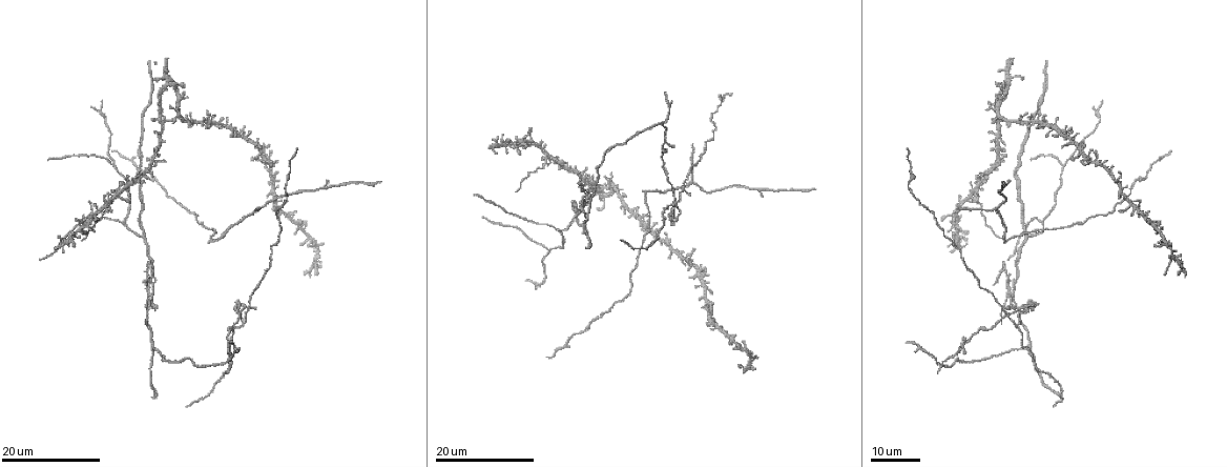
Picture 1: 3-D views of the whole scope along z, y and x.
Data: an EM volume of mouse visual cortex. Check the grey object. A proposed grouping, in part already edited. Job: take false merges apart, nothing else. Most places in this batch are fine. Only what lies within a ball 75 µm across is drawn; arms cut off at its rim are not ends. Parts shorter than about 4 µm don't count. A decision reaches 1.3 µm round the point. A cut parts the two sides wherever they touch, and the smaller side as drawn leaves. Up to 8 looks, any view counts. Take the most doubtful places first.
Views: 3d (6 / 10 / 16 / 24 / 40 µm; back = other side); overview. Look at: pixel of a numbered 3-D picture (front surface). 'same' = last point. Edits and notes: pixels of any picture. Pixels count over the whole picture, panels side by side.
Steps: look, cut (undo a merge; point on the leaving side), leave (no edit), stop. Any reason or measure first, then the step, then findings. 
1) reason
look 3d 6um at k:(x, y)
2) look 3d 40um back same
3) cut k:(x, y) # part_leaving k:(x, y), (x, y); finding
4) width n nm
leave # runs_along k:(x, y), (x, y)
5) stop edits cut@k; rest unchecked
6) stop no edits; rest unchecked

looks like a crossing
look 3d 24um at 1:(544, 152)

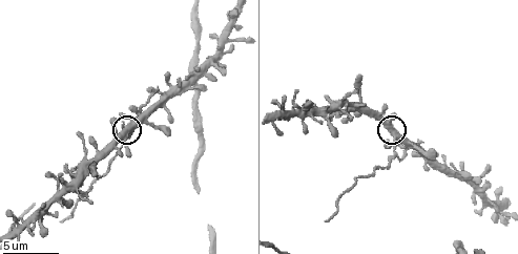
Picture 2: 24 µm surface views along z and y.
look 3d 6um at 2:(129, 130)

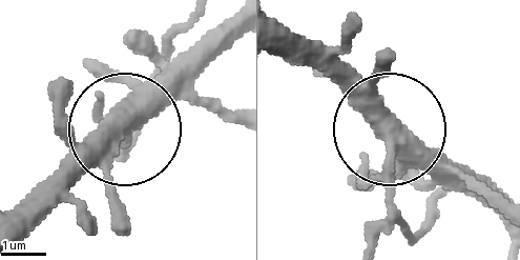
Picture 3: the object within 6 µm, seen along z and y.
arms 4
cut 3:(376, 222) # part_leaving 3:(393, 161), (377, 237); two cells meet here

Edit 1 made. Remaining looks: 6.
four-way junction
look 3d 24um at 1:(150, 294)

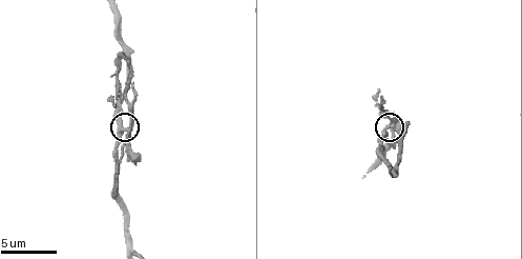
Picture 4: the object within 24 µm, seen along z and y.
look 3d 6um at 4:(118, 126)

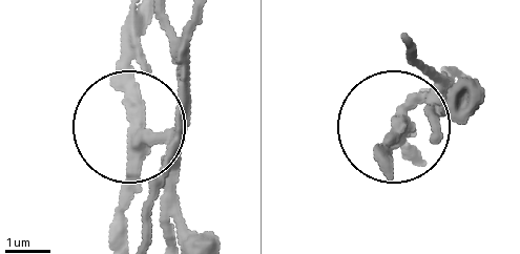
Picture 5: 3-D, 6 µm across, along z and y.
arms 4
cut 5:(166, 197) # part_leaving 5:(145, 138), (174, 104), (167, 14); two cells meet here

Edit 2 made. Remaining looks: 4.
three arms meet
look 3d 24um at 1:(122, 223)

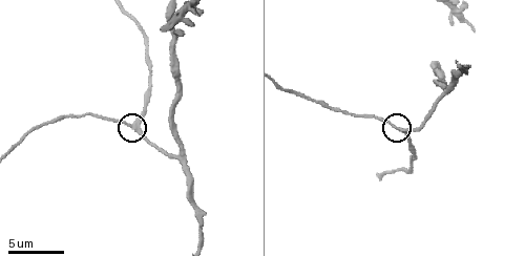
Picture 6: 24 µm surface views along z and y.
look 3d 6um at 6:(397, 127)

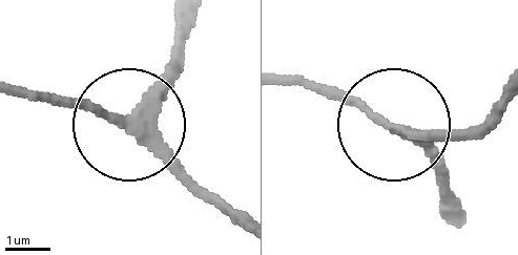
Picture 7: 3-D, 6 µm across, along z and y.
width 220 nm
leave # runs_along 7:(236, 220), (101, 115), (37, 97); all the same cell

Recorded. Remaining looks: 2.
arms part here
look 3d 6um at 6:(379, 174)

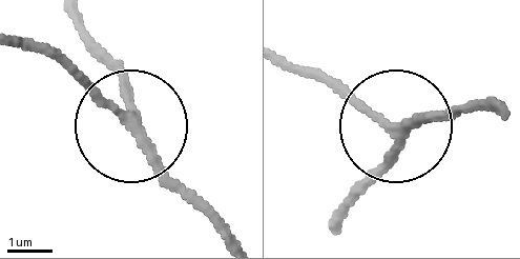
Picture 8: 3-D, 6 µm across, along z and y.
width 210 nm
leave # runs_along 8:(231, 239), (65, 62); continuous, no second cell

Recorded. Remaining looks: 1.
stop edits cut@3, cut@5; rest unchecked

